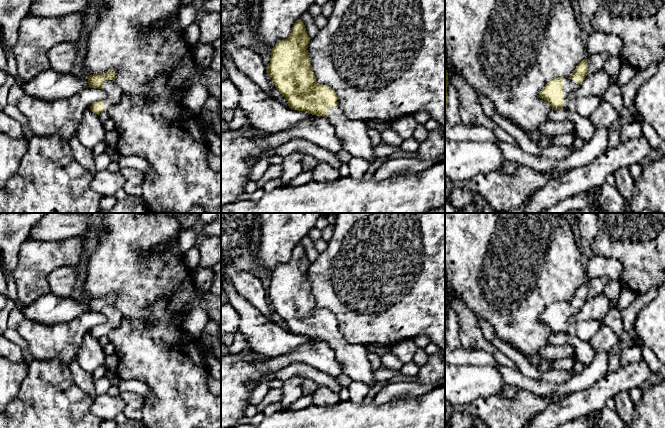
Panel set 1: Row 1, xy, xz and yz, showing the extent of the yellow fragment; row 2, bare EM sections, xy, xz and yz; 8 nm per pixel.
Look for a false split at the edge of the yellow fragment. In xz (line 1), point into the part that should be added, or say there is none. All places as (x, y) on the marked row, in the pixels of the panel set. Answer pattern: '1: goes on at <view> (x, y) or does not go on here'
1: goes on at xz (353, 133)

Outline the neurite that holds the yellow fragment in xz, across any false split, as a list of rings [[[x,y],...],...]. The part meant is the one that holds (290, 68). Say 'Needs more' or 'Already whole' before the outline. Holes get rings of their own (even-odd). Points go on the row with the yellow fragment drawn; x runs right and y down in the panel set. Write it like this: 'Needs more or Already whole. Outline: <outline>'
Needs more. Outline: [[[298,19],[294,23],[289,37],[279,41],[271,49],[270,63],[267,66],[268,75],[272,78],[276,89],[287,99],[289,108],[327,118],[342,141],[344,150],[349,152],[352,157],[365,159],[372,164],[376,160],[376,156],[374,155],[374,146],[367,134],[369,128],[366,122],[346,118],[338,106],[335,91],[328,85],[316,82],[307,50],[310,39],[304,23]]]

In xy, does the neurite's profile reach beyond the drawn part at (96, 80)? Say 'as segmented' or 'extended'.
extended

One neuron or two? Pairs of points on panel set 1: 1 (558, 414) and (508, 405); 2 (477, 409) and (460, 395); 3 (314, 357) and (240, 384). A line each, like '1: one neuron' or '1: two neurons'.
1: two neurons
2: two neurons
3: one neuron

